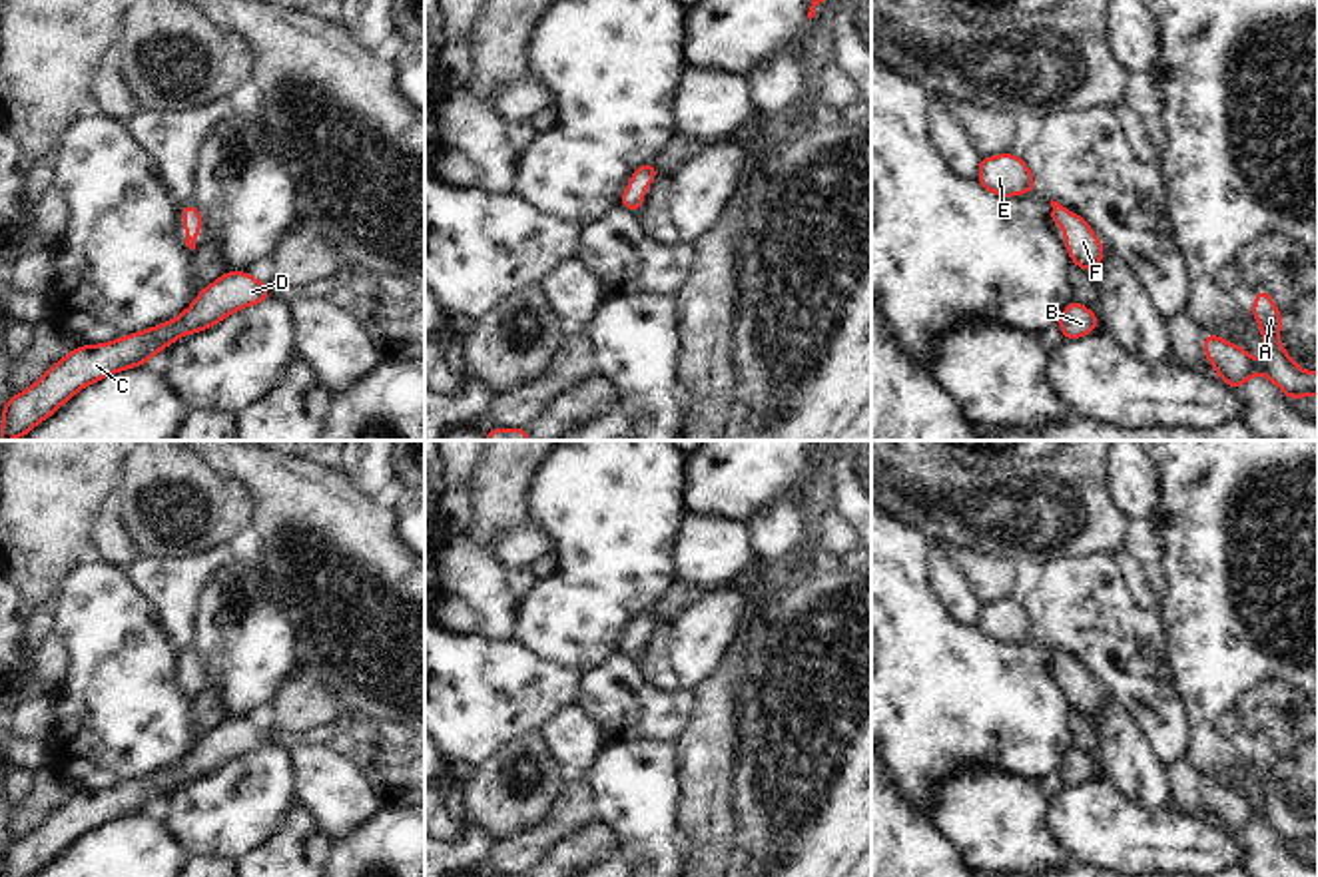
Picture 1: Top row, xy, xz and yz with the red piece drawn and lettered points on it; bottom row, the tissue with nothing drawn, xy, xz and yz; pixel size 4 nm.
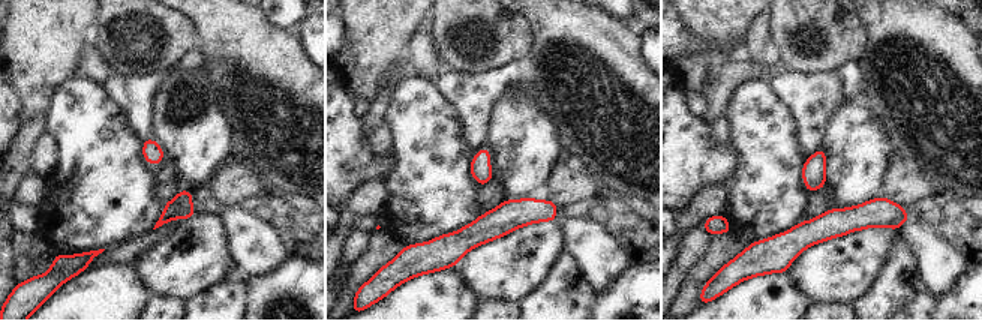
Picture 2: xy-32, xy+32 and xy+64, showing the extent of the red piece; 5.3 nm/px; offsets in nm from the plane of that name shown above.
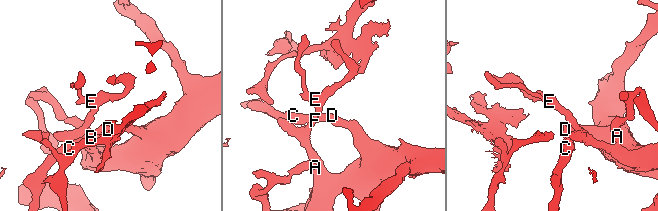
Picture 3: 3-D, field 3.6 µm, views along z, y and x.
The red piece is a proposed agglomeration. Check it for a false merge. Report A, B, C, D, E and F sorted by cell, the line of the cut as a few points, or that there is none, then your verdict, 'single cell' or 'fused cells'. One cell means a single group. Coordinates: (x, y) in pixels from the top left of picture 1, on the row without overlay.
A B C D E F | no cut | single cell

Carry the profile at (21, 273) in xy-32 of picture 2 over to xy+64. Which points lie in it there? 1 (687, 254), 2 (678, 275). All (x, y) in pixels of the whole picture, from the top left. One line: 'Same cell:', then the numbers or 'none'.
Same cell: none

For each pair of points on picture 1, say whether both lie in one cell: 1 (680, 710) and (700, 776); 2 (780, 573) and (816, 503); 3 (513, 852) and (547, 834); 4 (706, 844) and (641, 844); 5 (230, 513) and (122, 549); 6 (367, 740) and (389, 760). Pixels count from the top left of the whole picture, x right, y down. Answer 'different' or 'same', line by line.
1: different
2: same
3: same
4: different
5: different
6: same

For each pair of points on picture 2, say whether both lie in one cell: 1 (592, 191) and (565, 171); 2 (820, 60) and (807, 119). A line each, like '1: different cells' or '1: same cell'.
1: same cell
2: different cells

